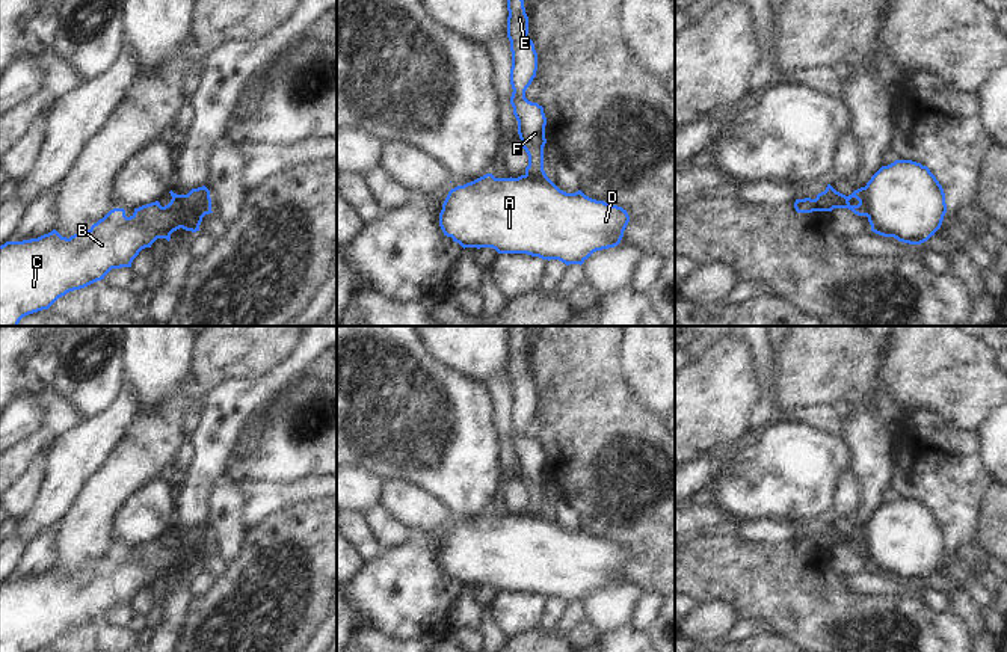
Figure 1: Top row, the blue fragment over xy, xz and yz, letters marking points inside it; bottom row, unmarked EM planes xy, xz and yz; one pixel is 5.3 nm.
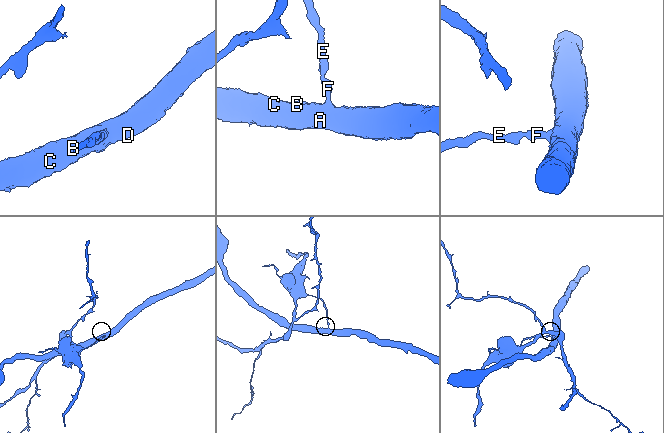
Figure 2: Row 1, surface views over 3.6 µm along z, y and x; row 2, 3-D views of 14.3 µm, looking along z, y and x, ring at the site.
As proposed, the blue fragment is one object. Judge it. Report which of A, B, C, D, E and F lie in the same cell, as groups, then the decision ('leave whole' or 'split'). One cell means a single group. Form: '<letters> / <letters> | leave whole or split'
A B C D / E F | split

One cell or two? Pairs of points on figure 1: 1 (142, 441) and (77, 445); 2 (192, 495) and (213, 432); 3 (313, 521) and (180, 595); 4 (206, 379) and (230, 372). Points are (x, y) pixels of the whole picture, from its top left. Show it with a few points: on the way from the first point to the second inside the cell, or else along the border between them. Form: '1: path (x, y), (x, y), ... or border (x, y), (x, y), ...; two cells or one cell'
1: border (138, 412), (97, 471); two cells
2: path (197, 480), (209, 465), (212, 447); one cell
3: border (192, 595), (181, 630); two cells
4: path (212, 376), (224, 373); one cell

